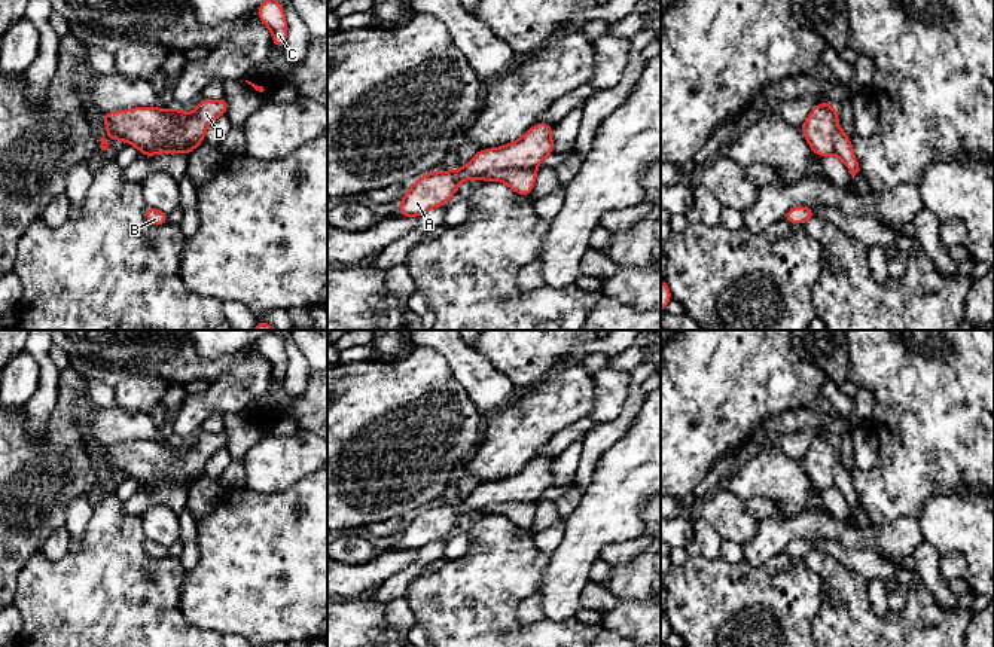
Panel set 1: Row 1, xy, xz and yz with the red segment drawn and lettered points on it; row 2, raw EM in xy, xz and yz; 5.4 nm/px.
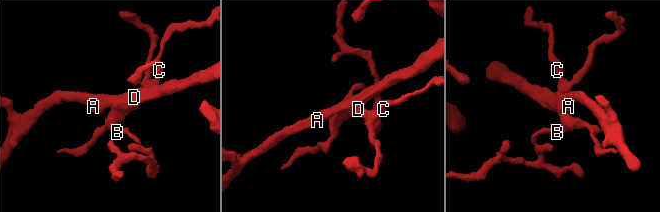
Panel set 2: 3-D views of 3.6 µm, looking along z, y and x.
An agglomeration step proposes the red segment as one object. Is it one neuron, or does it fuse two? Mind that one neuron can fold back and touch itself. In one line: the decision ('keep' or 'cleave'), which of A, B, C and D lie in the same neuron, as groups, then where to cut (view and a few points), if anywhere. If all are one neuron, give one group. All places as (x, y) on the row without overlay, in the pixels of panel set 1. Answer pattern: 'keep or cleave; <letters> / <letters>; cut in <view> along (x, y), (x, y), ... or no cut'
cleave; A / B C D; cut in xz along (536, 500), (491, 503), (478, 510)

